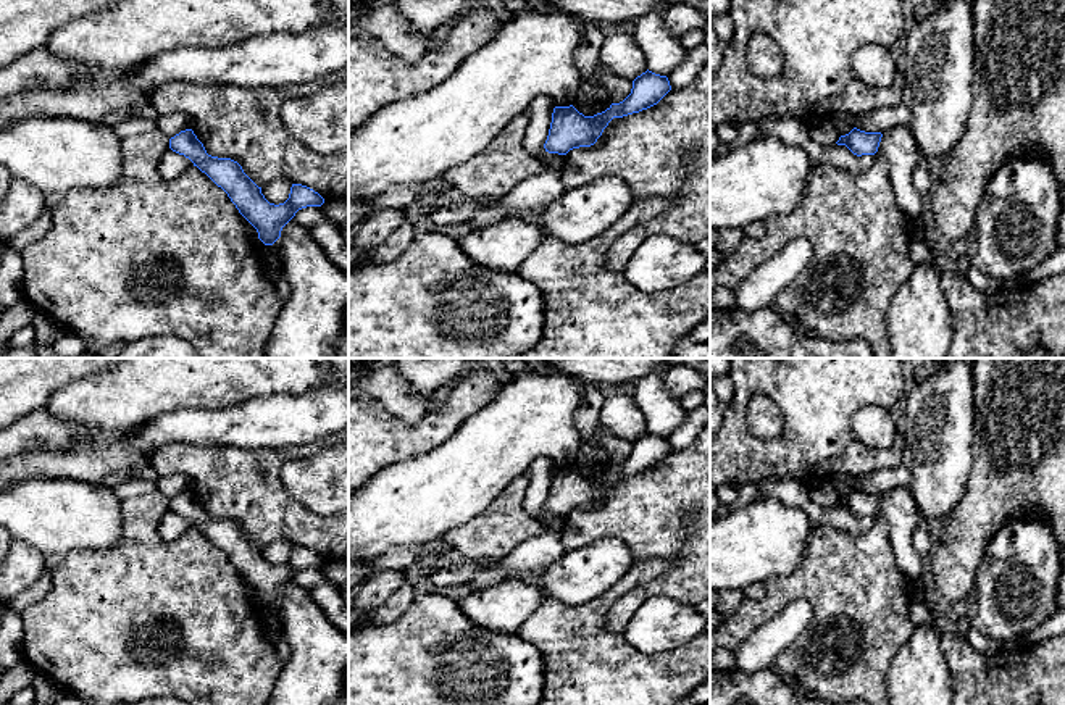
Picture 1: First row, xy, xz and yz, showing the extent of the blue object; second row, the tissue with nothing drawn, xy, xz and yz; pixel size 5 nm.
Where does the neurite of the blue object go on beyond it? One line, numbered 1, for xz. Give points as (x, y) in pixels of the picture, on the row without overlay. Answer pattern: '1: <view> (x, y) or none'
1: none

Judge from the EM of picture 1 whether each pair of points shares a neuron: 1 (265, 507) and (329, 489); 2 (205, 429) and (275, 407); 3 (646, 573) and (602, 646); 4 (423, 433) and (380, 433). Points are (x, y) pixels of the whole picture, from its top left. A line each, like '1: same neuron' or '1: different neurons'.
1: different neurons
2: same neuron
3: same neuron
4: same neuron

